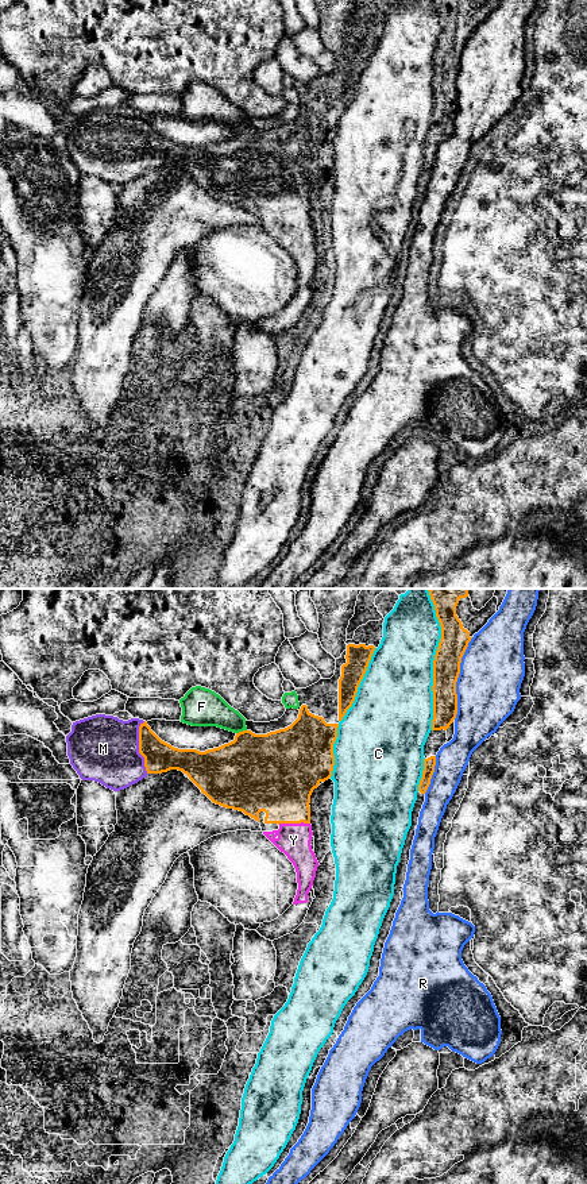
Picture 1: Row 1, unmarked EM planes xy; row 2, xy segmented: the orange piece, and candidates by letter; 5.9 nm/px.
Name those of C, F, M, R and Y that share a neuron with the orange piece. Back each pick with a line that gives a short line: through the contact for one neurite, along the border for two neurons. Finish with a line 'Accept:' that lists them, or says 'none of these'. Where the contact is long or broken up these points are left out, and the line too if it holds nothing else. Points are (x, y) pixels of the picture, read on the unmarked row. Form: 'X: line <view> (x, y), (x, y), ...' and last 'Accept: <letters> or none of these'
Accept: M, Y

